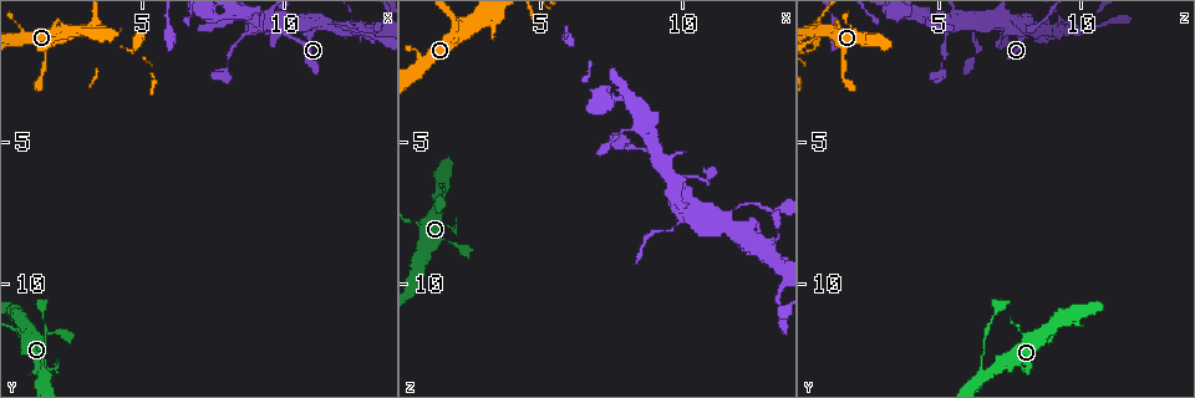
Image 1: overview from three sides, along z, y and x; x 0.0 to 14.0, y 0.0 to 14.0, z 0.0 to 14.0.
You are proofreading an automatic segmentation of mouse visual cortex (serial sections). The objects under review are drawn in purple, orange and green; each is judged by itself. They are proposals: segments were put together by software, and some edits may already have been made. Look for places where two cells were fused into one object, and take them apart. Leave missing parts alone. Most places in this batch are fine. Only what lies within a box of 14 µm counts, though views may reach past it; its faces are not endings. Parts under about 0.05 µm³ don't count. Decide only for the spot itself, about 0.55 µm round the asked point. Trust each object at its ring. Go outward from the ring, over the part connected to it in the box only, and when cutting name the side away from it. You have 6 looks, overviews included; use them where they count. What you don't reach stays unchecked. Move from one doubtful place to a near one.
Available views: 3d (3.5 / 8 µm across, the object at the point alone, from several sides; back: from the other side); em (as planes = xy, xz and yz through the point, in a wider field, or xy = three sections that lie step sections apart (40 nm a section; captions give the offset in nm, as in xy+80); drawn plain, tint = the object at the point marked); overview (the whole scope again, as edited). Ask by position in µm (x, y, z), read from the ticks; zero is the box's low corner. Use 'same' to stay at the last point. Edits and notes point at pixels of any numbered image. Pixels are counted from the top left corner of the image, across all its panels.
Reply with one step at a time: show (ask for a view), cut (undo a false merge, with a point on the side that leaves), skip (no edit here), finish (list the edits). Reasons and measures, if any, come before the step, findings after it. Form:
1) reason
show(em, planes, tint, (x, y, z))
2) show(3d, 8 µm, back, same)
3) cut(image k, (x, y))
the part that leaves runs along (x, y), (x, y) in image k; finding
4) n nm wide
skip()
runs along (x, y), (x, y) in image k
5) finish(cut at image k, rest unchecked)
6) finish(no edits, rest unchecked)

branch point
show(3d, 8 µm, (9.8, 1.1, 6.2))

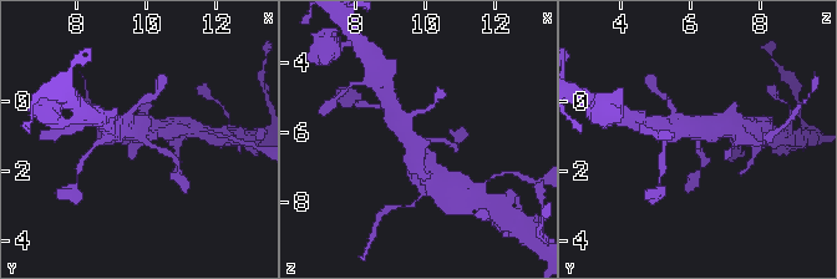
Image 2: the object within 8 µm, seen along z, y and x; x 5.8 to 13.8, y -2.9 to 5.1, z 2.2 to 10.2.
show(em, xy, step 5, tint, (9.9, 1.0, 6.3))

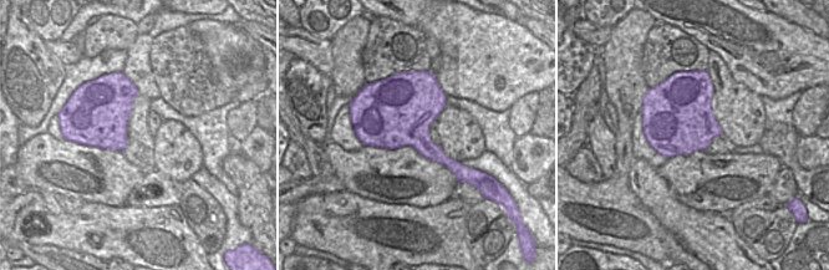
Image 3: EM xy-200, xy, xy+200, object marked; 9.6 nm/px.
arms of 150, 500, 600 nm
skip()
all the same cell

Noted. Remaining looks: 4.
narrows sharply
show(3d, 3.5 µm, (9.4, 1.0, 8.2))

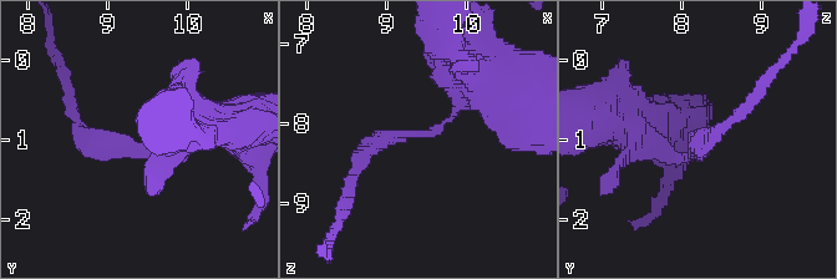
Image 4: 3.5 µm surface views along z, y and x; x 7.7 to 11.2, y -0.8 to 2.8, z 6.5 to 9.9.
arms of 200, 250 nm; need the tissue
show(em, xy, step 1, tint, (9.35, 1.05, 8.10))

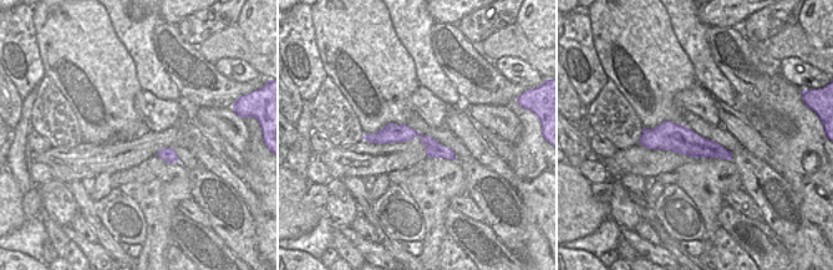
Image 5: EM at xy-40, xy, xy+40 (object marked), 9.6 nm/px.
cut(image 4, (123, 145))
the part that leaves runs along (150, 153), (92, 146), (72, 115) in image 4; two cells meet here

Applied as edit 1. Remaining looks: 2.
thick turns thin
show(3d, 8 µm, (2.1, 11.7, 8.6))

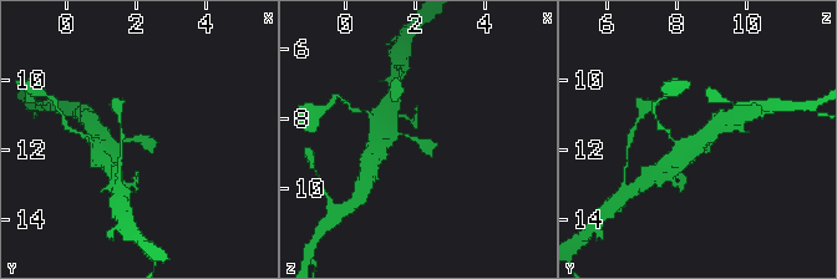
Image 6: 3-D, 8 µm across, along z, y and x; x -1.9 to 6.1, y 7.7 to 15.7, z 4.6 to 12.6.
show(em, xy, step 1, tint, (2.2, 11.6, 8.7))

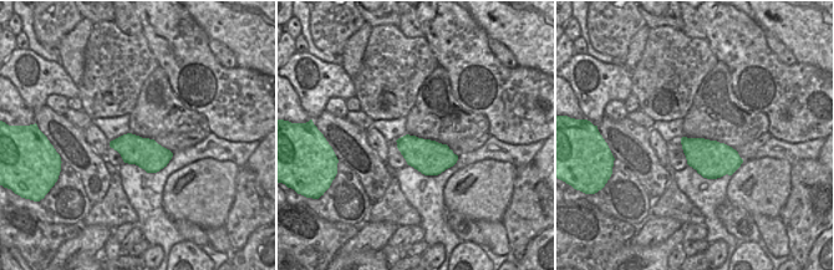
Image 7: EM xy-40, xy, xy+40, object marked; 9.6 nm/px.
skip()
runs along (391, 135), (407, 136), (431, 148) in image 6; continuous, no second cell

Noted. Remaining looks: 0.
finish(cut at image 4, rest unchecked)

